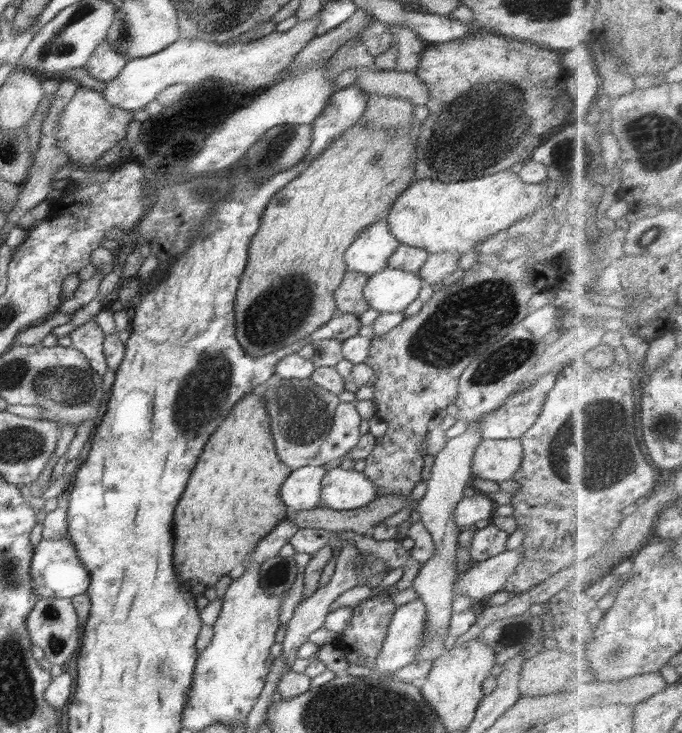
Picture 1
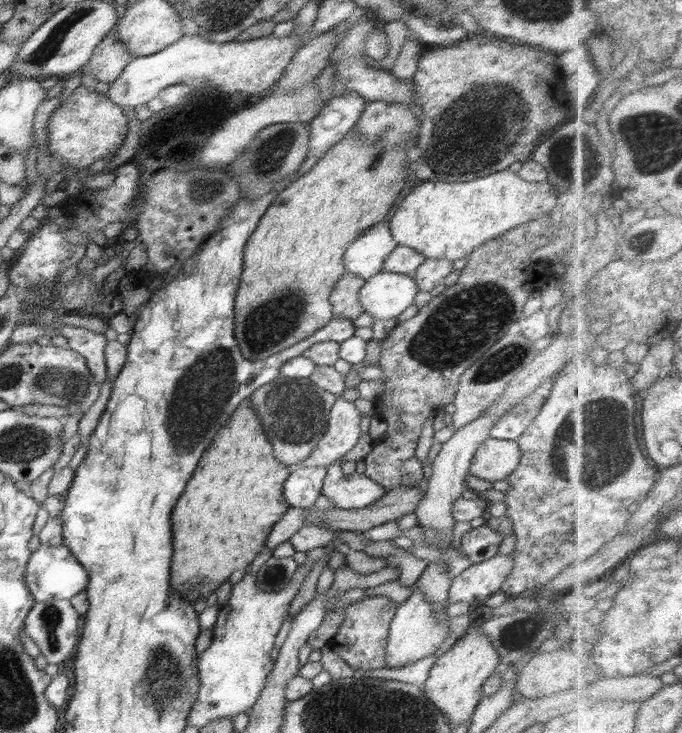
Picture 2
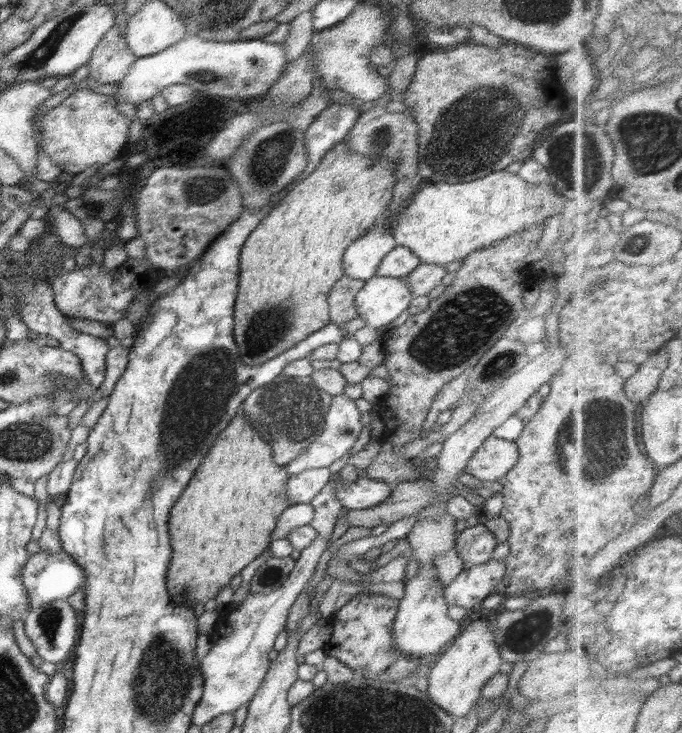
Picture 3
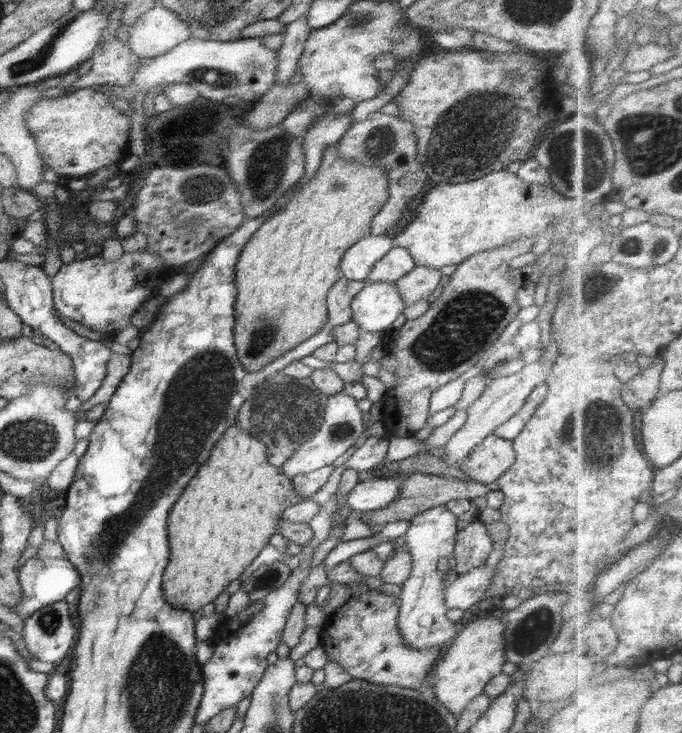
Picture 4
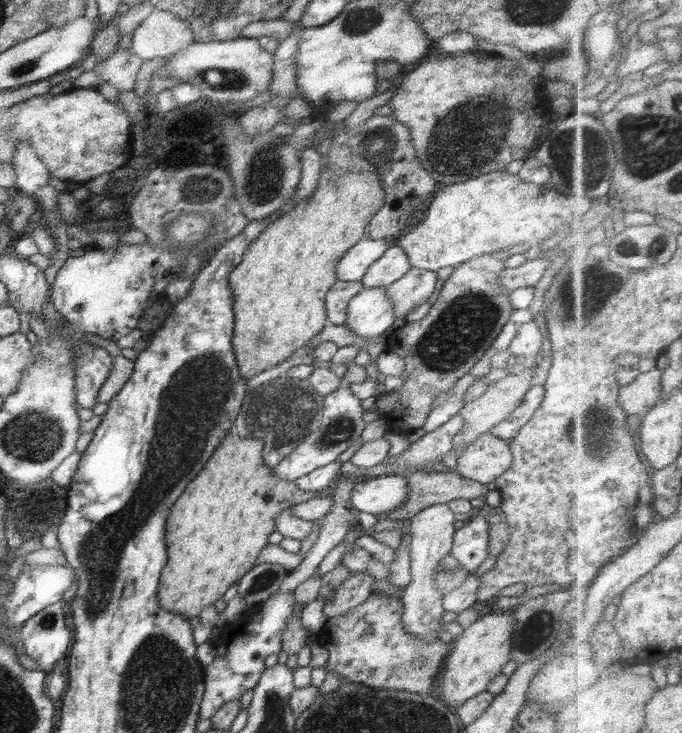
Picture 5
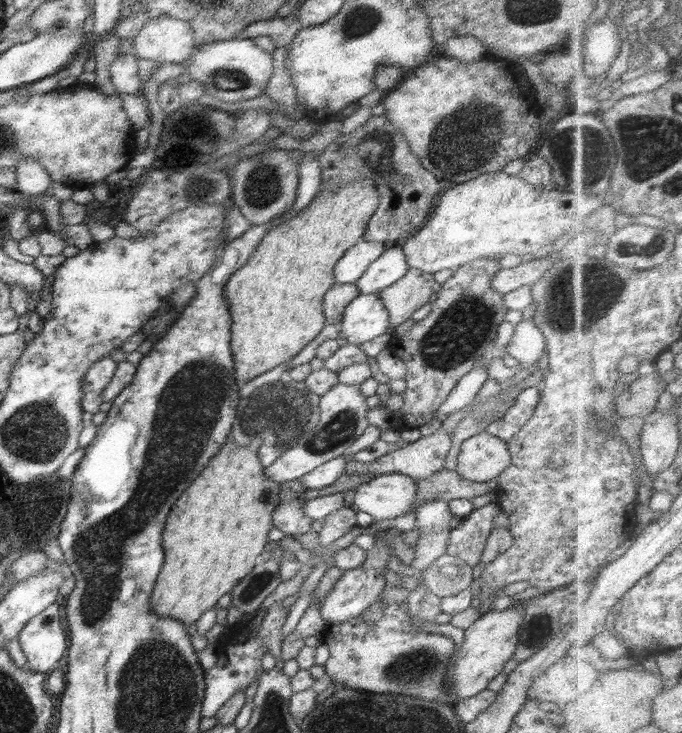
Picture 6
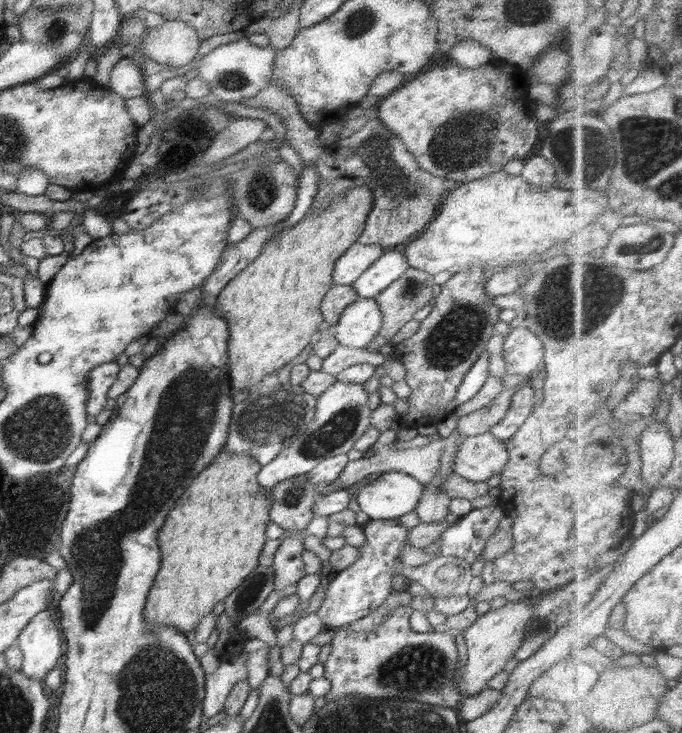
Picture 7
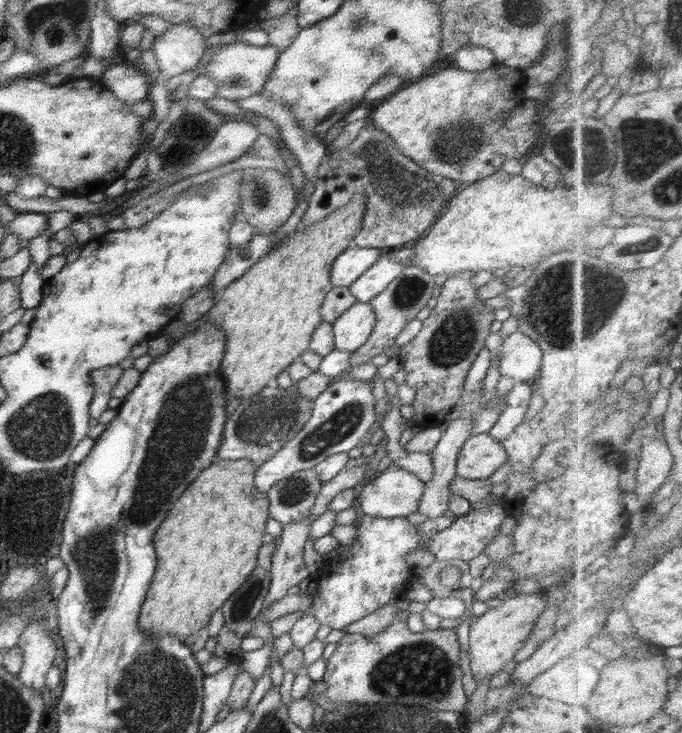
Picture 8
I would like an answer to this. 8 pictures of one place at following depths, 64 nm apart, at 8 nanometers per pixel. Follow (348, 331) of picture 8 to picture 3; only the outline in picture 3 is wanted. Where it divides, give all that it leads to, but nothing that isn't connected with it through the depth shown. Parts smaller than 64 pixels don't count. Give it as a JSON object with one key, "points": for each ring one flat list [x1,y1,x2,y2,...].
{"points":[[376,275,356,293,354,306,358,307,358,317,378,330,407,310,412,298,412,291,404,277]]}

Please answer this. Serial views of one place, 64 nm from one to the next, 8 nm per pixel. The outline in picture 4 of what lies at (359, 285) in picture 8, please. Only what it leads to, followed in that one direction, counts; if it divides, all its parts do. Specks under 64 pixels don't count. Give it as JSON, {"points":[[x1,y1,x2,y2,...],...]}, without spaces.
{"points":[[395,246,372,266,372,270,365,280,367,283,397,281,414,267,416,267,416,263,414,263,414,257,410,255,410,251]]}

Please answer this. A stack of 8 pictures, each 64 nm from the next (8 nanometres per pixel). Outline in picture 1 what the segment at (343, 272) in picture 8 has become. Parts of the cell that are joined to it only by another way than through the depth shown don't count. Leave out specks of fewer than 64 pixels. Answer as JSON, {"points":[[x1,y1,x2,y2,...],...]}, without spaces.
{"points":[[385,220,367,226,348,247,344,261,348,270,372,275,388,267,388,260,400,241,390,232]]}

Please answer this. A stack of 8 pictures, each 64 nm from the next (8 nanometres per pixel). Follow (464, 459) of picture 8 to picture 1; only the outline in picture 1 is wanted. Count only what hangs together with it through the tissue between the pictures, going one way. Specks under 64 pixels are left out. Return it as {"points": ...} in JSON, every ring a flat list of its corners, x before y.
{"points":[[519,439,481,440,476,448,471,471,475,477,494,482,512,480,523,460,523,445]]}

